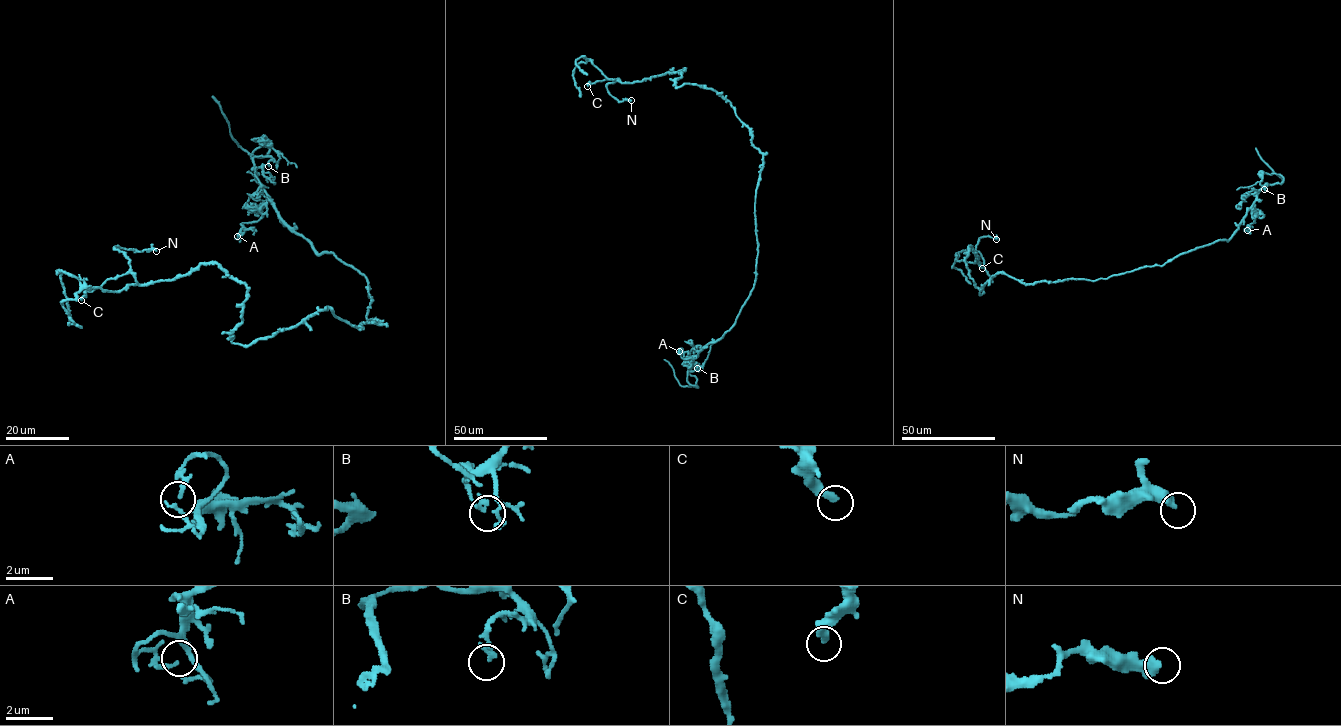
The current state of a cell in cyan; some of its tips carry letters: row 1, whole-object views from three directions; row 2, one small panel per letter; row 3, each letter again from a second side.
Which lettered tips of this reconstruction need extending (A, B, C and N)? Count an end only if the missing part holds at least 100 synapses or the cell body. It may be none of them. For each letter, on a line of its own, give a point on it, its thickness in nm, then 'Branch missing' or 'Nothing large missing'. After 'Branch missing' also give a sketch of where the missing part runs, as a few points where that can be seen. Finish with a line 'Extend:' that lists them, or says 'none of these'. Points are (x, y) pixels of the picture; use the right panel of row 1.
A: Place: (1247, 230). Thickness 110 nm. Nothing large missing
B: Place: (1264, 189). Thickness 240 nm. Nothing large missing
C: Place: (982, 268). Thickness 320 nm. Nothing large missing
N: Place: (996, 239). Thickness 440 nm. Nothing large missing
Extend: none of these

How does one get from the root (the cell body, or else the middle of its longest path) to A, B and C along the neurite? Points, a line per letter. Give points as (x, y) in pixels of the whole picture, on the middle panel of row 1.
A: (763, 162), (755, 195), (758, 254), (750, 295), (719, 339), (692, 359), (683, 358), (681, 348), (679, 351)
B: (763, 162), (755, 195), (758, 254), (754, 287), (734, 324), (689, 361), (688, 371), (697, 368)
C: (763, 162), (750, 130), (729, 101), (699, 85), (675, 87), (684, 69), (640, 81), (605, 79), (587, 86)

